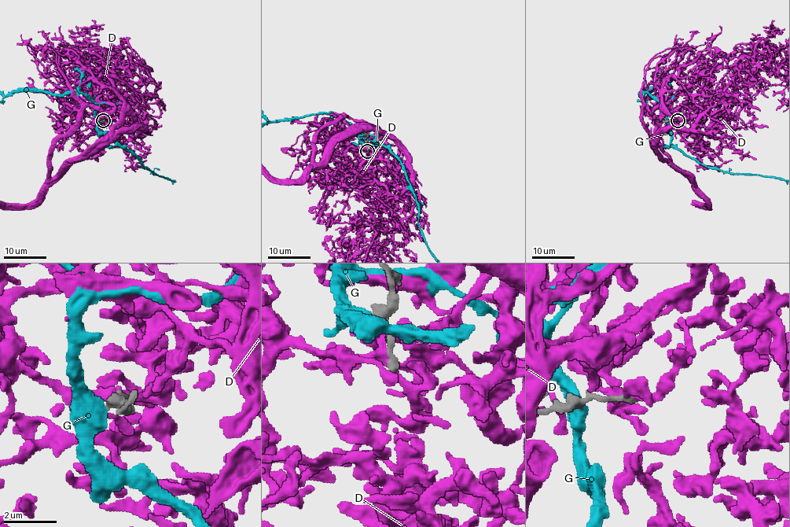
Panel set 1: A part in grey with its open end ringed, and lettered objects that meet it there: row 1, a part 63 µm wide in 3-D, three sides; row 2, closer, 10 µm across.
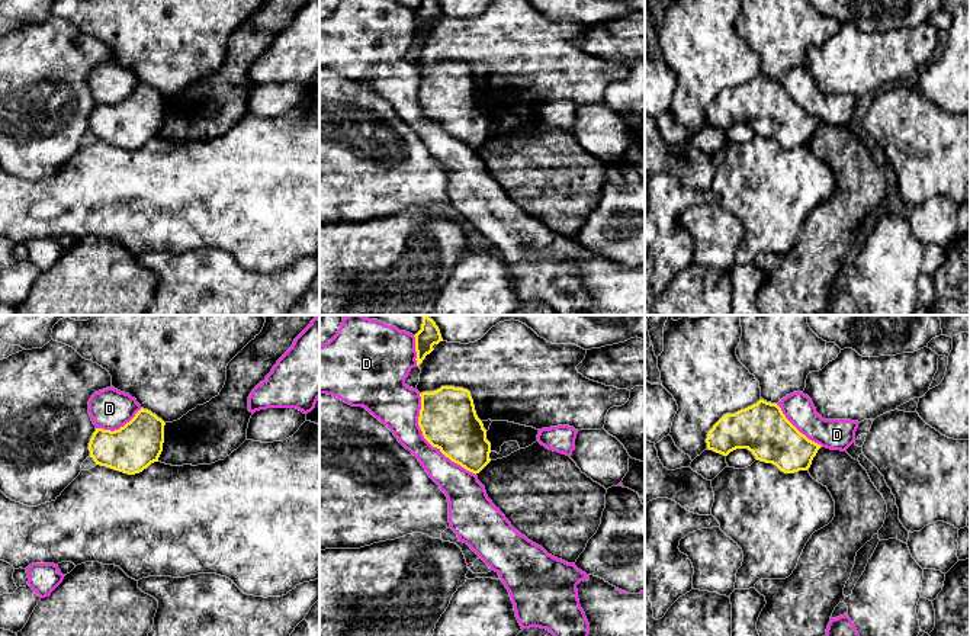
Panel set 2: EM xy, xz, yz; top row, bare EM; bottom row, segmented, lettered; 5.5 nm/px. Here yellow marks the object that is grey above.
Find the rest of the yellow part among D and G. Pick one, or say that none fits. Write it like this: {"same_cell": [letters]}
{"same_cell": []}

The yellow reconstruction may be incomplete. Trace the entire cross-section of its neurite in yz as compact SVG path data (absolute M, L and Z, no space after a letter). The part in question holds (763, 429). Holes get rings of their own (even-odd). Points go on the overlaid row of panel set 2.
M764 399L735 414L723 415L709 431L706 443L709 450L723 456L736 449L748 449L757 460L773 463L784 473L807 470L822 447L802 434L777 404Z

